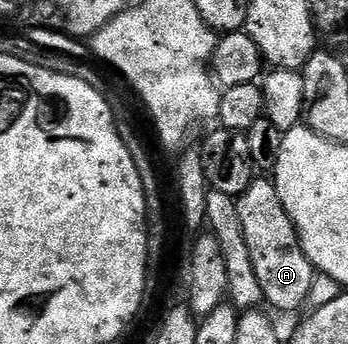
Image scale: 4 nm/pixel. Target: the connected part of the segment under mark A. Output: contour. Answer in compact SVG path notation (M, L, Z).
M255 178L251 182L251 186L247 186L245 193L236 197L236 201L239 206L239 219L243 221L243 238L247 238L247 250L251 250L251 262L255 265L255 275L259 277L264 303L266 305L269 303L270 309L278 308L281 312L297 312L301 307L304 309L309 302L315 269L303 250L297 228L291 222L291 218L279 198L276 183L272 179Z

